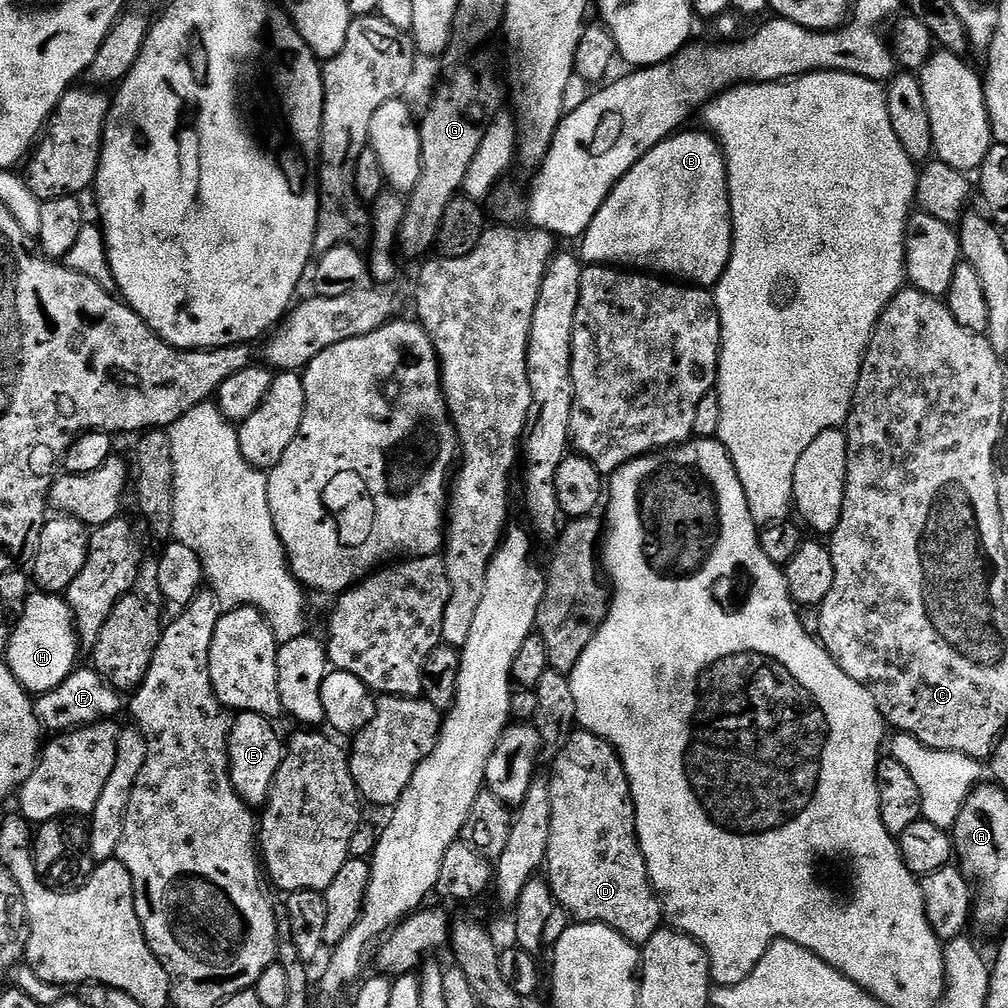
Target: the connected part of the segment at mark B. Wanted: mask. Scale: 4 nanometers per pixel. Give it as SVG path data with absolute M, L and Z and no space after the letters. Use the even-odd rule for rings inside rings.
M681 130L663 140L658 146L654 146L628 173L617 182L612 193L606 198L606 202L594 214L590 226L584 231L582 243L578 249L578 255L588 266L640 266L644 264L643 271L648 274L659 274L664 278L679 278L689 285L697 288L715 289L717 282L722 278L726 266L730 262L732 253L732 207L730 206L730 194L728 193L728 163L724 160L724 149L720 147L720 141L715 135L707 131L688 132Z

